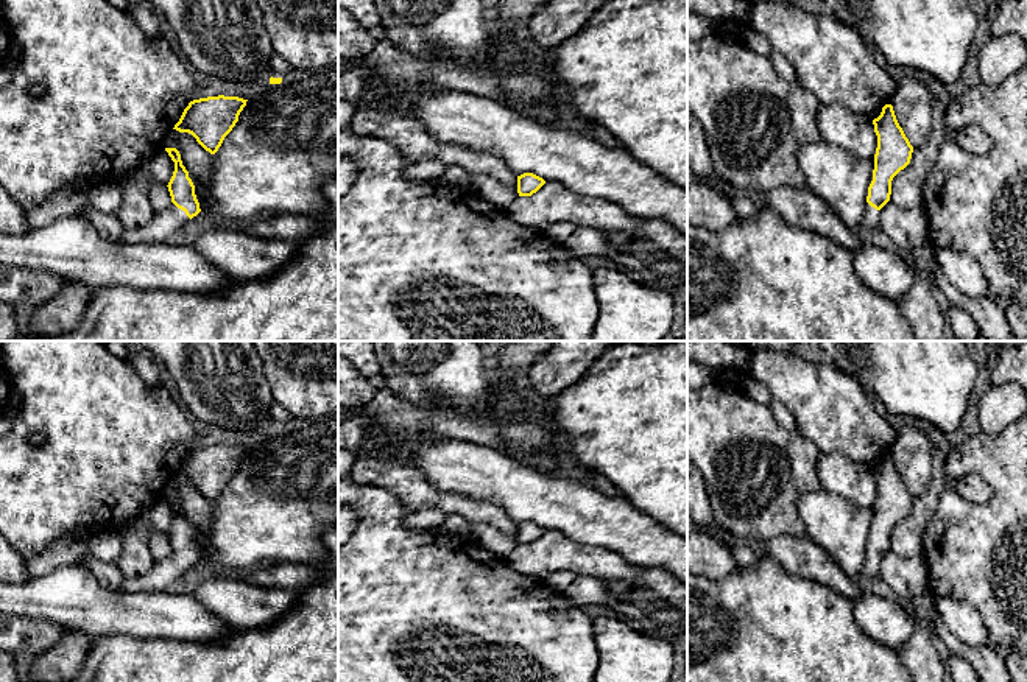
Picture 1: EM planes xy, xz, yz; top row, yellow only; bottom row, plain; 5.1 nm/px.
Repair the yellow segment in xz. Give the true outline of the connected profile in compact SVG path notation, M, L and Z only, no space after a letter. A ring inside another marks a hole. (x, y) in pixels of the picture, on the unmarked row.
M524 522L517 525L517 542L519 545L531 545L536 542L545 529L533 522Z

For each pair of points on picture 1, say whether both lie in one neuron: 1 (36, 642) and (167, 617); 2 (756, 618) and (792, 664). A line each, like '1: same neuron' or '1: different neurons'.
1: different neurons
2: same neuron

